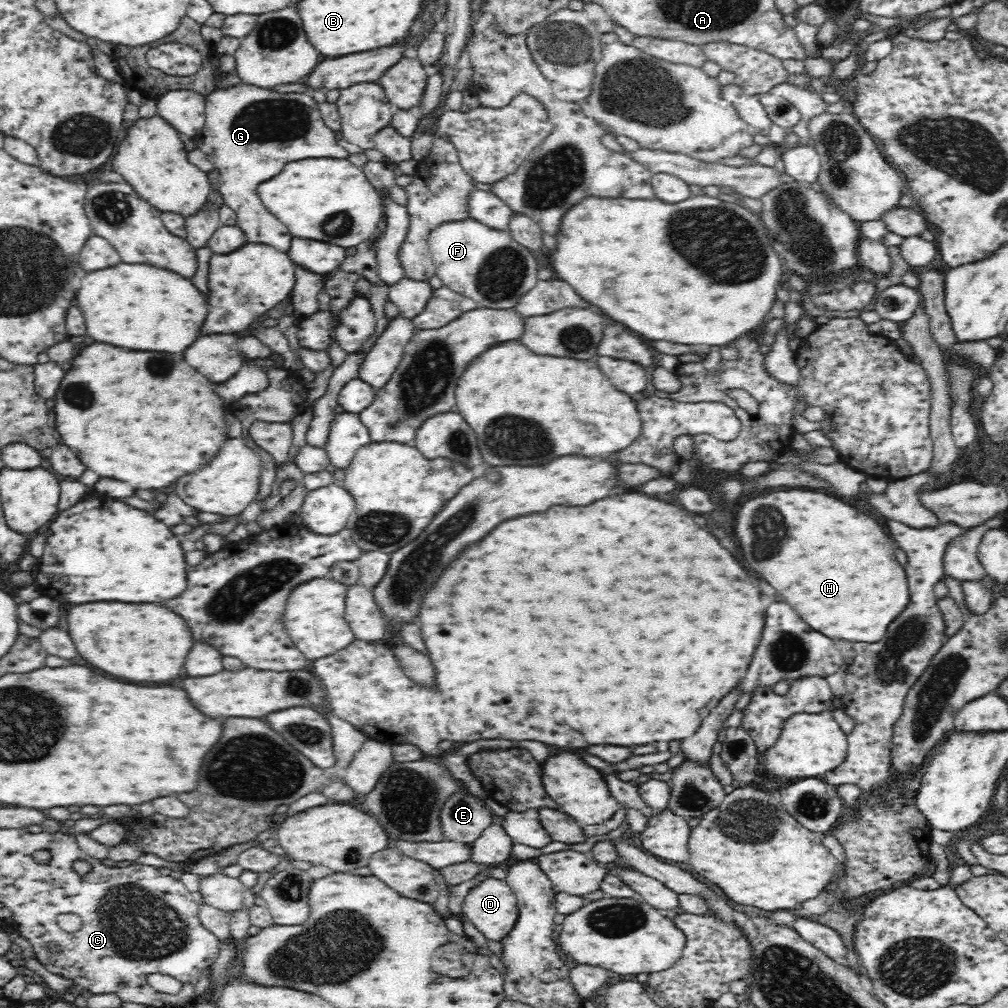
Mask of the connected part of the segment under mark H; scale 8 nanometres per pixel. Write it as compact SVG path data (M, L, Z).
M790 488L746 500L736 512L734 536L746 564L762 574L814 630L828 638L878 642L888 624L908 606L906 574L896 562L892 538L876 520L822 491Z

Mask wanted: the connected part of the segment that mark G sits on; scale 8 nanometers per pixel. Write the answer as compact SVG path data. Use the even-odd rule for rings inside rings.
M238 84L226 90L214 90L205 96L205 125L197 142L198 148L206 154L206 158L218 170L218 192L223 202L226 198L246 194L250 188L254 190L260 182L271 179L278 172L282 172L284 164L302 158L336 158L346 159L348 151L338 145L335 130L331 129L322 119L319 103L310 92L274 92L269 88L253 84Z

